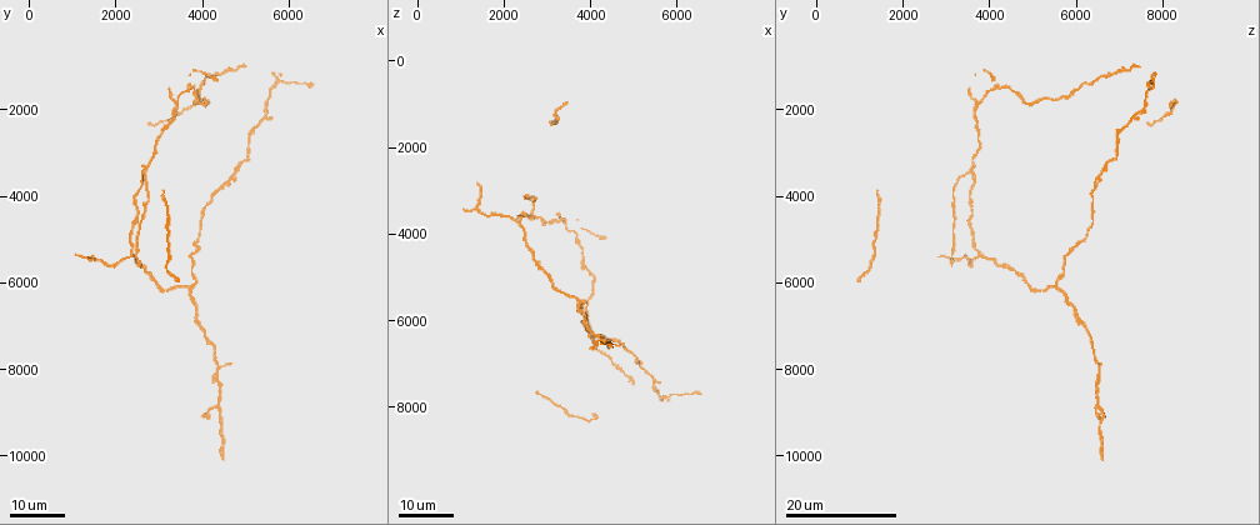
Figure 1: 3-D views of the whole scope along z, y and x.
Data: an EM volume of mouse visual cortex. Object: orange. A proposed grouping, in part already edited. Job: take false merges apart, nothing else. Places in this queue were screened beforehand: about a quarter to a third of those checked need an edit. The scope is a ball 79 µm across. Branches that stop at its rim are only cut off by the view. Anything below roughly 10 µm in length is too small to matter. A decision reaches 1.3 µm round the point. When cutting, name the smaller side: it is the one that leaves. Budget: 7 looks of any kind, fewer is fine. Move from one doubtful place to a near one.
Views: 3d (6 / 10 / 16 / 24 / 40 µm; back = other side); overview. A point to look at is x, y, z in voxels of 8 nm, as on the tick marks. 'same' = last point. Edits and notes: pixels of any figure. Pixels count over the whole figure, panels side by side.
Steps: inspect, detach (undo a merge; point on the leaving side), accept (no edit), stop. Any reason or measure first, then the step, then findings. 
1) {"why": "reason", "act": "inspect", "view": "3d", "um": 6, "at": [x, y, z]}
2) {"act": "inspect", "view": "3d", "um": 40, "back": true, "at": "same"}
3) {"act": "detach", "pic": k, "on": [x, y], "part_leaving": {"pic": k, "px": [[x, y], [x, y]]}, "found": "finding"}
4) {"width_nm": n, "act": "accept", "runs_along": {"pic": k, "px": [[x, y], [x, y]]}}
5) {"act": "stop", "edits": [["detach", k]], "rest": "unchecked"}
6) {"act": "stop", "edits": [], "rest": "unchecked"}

{"act": "inspect", "view": "3d", "um": 24, "at": [2400, 5350, 3800]}

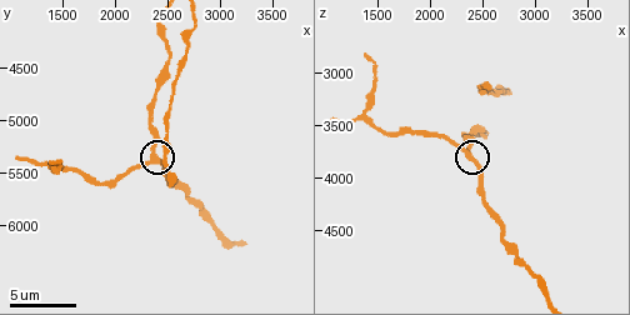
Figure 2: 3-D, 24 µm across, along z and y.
{"act": "inspect", "view": "3d", "um": 10, "at": [2340, 5380, 3780]}

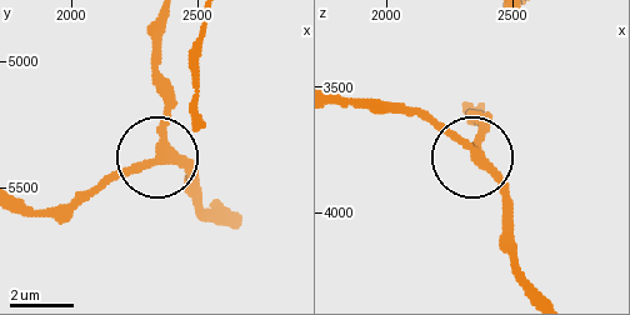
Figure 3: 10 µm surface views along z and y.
{"arms": 3, "act": "accept", "runs_along": {"pic": 3, "px": [[161, 24], [159, 89], [166, 121], [156, 154], [105, 183]]}, "found": "one neuron here"}

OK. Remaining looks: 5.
{"why": "small branch off a trunk", "act": "inspect", "view": "3d", "um": 16, "at": [2700, 3400, 3500]}

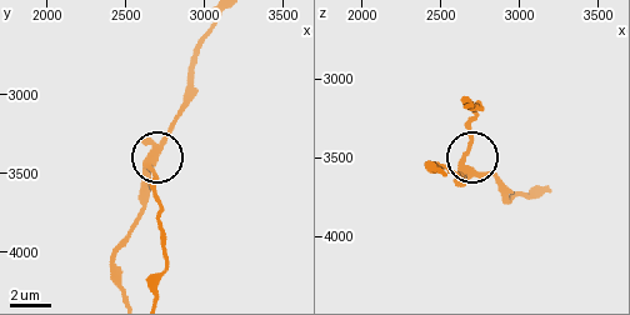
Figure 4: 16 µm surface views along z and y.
{"why": "zoom in", "act": "inspect", "view": "3d", "um": 6, "at": [2660, 3420, 3560]}

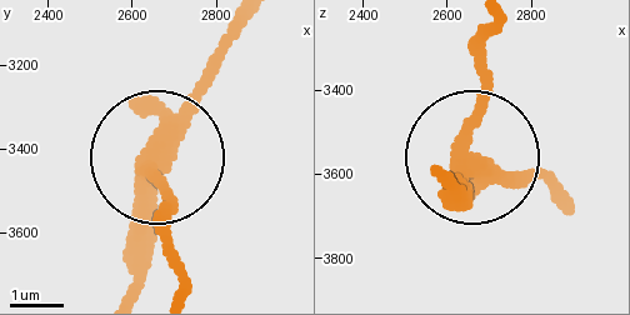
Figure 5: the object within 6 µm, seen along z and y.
{"arms": 4, "act": "accept", "found": "one neuron here"}

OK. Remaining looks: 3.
{"why": "thick turns thin", "act": "inspect", "view": "3d", "um": 24, "at": [4650, 3700, 6400]}

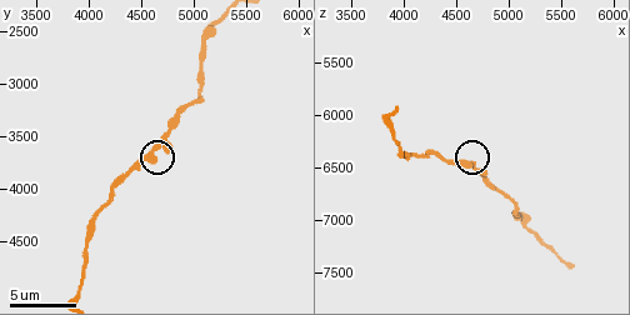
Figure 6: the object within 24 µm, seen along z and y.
{"why": "zoom in", "act": "inspect", "view": "3d", "um": 6, "at": [4600, 3660, 6440]}

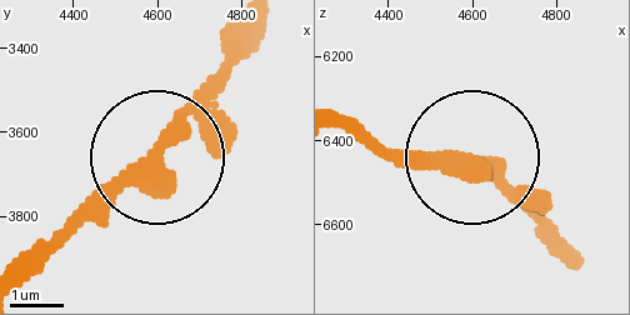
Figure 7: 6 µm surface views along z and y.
{"act": "accept", "runs_along": {"pic": 7, "px": [[30, 283], [254, 45]]}, "found": "all the same neuron"}

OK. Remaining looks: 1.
{"act": "stop", "edits": [], "rest": "unchecked"}

